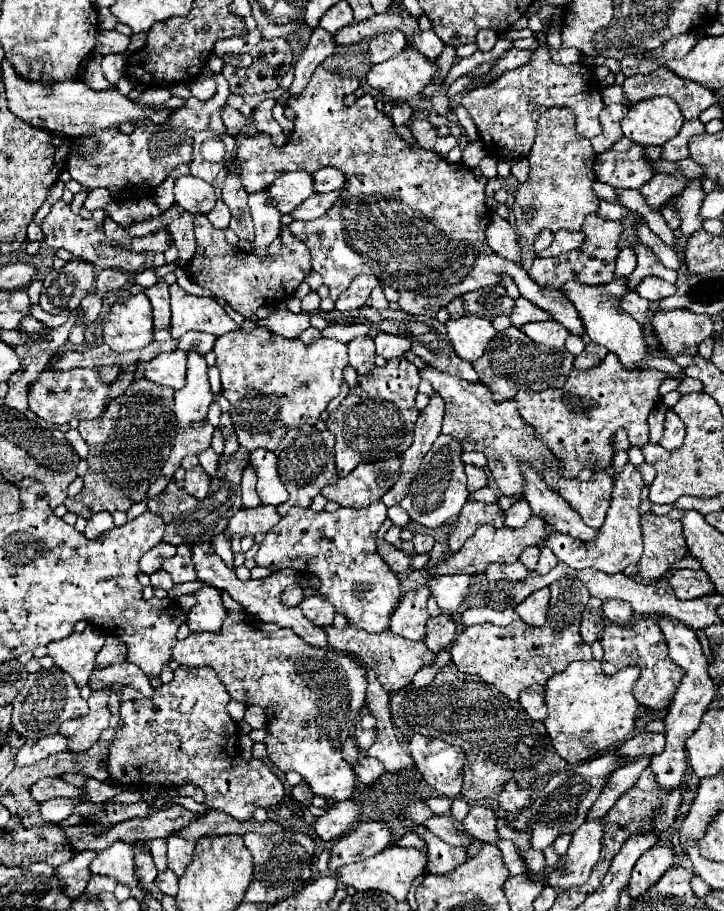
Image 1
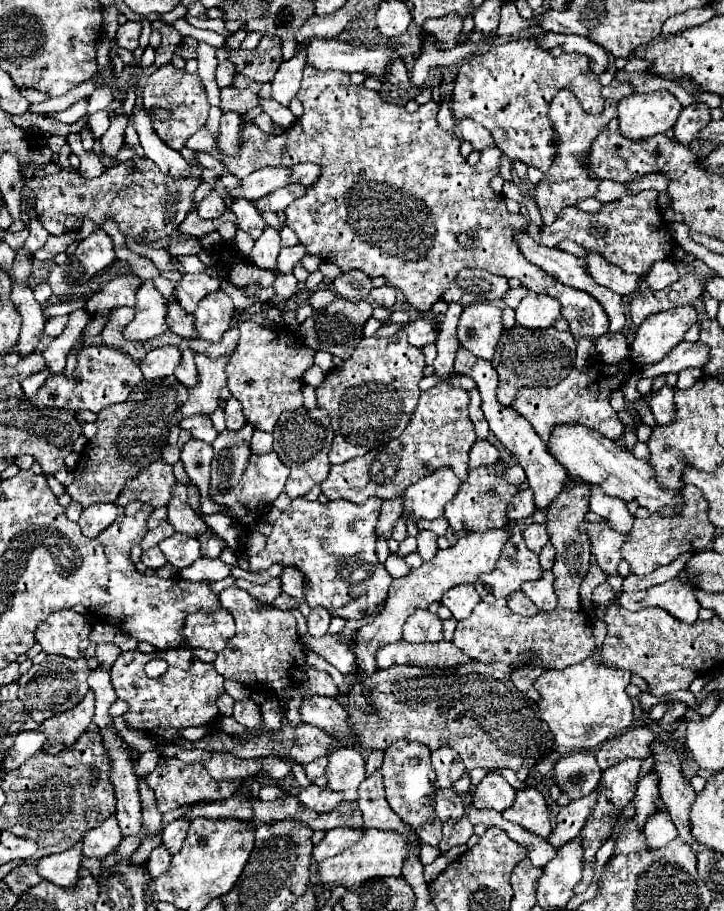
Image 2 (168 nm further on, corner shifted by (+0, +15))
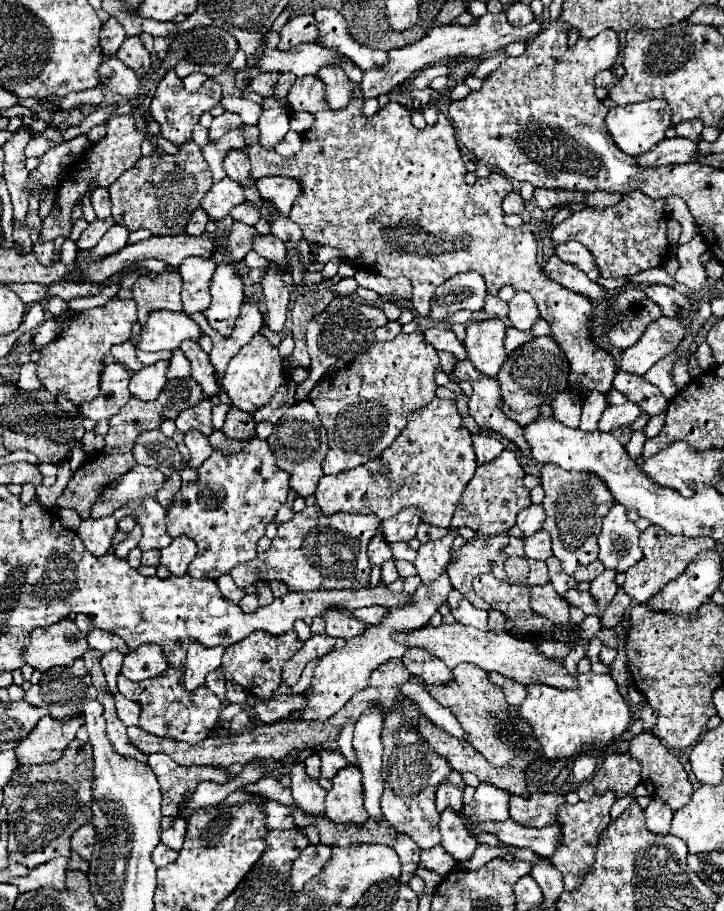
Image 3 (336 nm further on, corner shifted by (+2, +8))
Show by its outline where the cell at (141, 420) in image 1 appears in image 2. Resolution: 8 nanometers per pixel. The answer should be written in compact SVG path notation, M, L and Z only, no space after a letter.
M170 375L158 381L140 381L128 401L102 409L96 419L98 433L80 453L74 469L74 481L66 487L72 501L82 507L114 503L128 479L146 469L152 461L160 459L160 451L164 443L168 443L170 427L178 425L182 419L182 401L186 401L186 397L188 389Z

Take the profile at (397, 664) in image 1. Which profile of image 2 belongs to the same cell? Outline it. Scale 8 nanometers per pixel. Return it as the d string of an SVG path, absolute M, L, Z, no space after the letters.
M443 640L442 643L420 643L406 645L406 641L398 641L386 645L378 651L378 667L388 669L392 665L414 665L414 667L454 667L468 663L466 653L462 653L454 643Z

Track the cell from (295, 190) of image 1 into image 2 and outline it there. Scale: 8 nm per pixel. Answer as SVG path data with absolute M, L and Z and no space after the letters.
M264 167L256 169L252 175L242 179L240 187L226 189L226 193L230 199L242 197L246 201L256 201L288 183L290 183L290 167Z

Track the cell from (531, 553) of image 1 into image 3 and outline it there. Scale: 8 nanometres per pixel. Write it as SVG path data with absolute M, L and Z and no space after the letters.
M538 530L536 534L528 536L528 538L524 540L524 550L526 550L526 556L528 556L528 558L534 558L534 560L546 560L548 556L552 556L548 532Z

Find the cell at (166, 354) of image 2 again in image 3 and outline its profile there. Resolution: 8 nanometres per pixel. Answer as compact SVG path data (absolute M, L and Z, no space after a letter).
M160 360L160 362L154 362L150 366L144 366L130 380L132 396L146 400L146 402L154 400L168 382L166 374L168 374L168 360Z

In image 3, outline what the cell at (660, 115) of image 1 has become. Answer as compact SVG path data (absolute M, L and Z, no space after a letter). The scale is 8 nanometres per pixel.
M646 100L640 104L616 106L606 116L606 126L618 148L630 156L640 156L650 152L658 142L666 138L666 130L672 126L672 110L664 100Z

